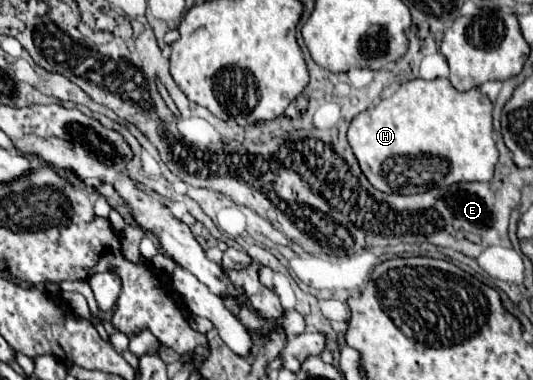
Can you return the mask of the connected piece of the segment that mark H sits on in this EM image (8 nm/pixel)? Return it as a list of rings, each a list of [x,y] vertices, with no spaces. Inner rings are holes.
[[[445,77],[433,81],[413,79],[403,83],[377,107],[359,113],[349,127],[347,139],[365,177],[383,193],[411,195],[459,181],[491,181],[493,167],[497,163],[497,147],[493,141],[493,103],[479,89],[457,91]]]

